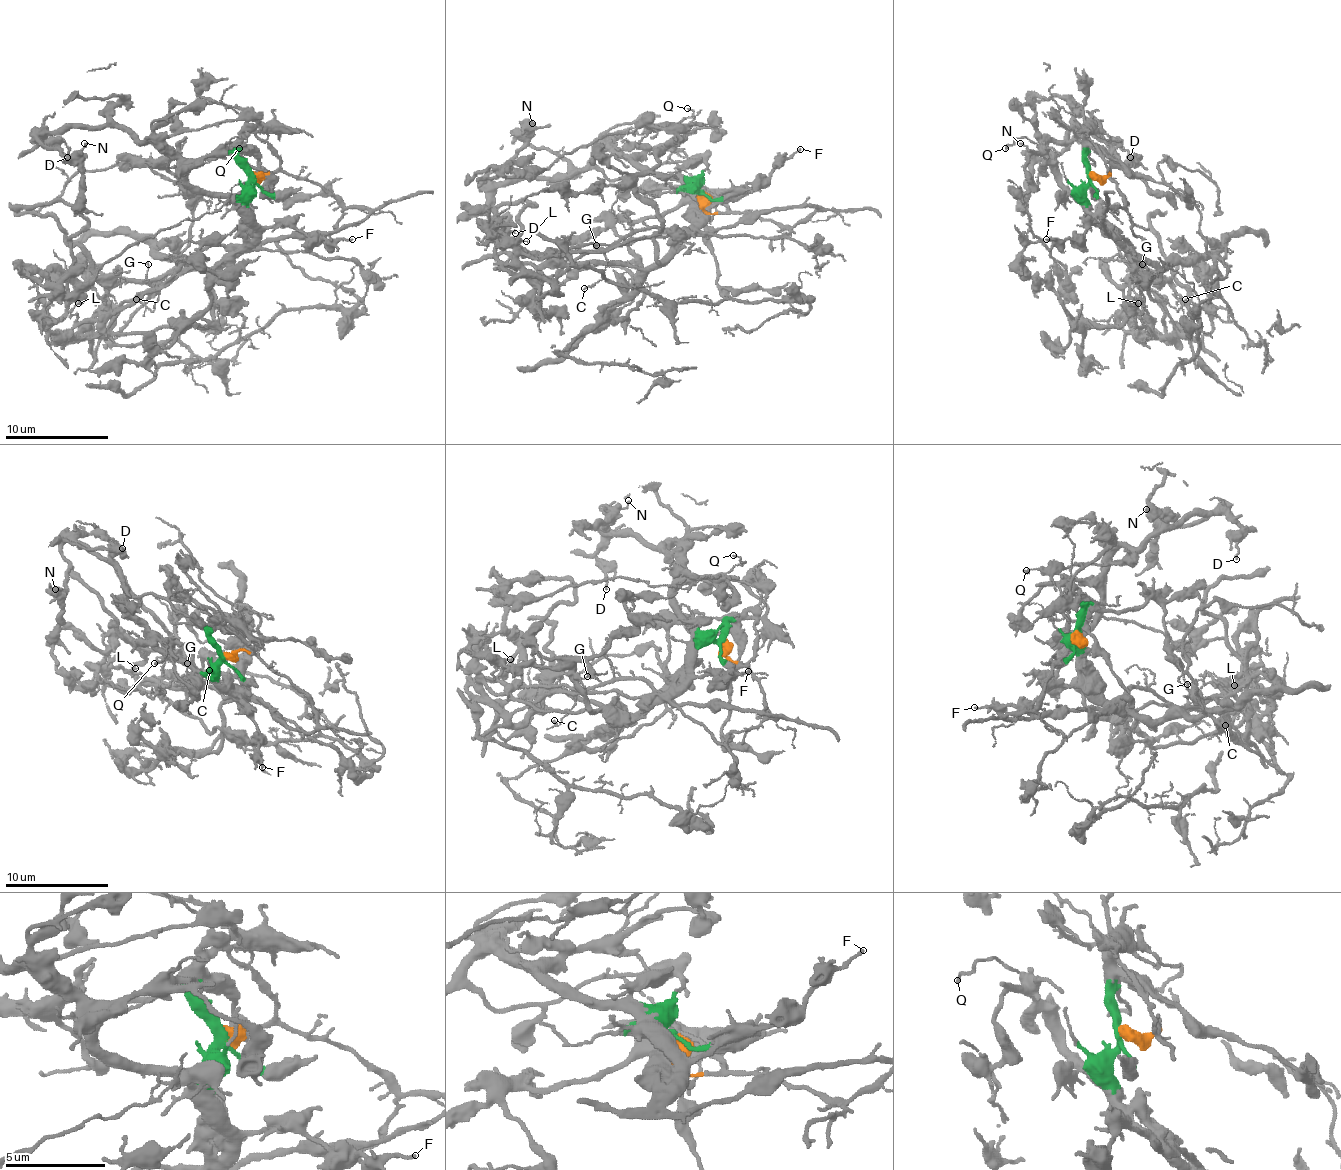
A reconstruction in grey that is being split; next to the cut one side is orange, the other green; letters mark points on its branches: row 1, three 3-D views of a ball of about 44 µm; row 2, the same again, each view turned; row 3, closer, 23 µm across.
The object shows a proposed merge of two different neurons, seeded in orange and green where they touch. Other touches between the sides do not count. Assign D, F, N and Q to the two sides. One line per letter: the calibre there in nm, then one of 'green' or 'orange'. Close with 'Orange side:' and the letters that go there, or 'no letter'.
D: calibre 140 nm; green
F: calibre 140 nm; green
N: calibre 140 nm; green
Q: calibre 130 nm; green
Orange side: no letter

